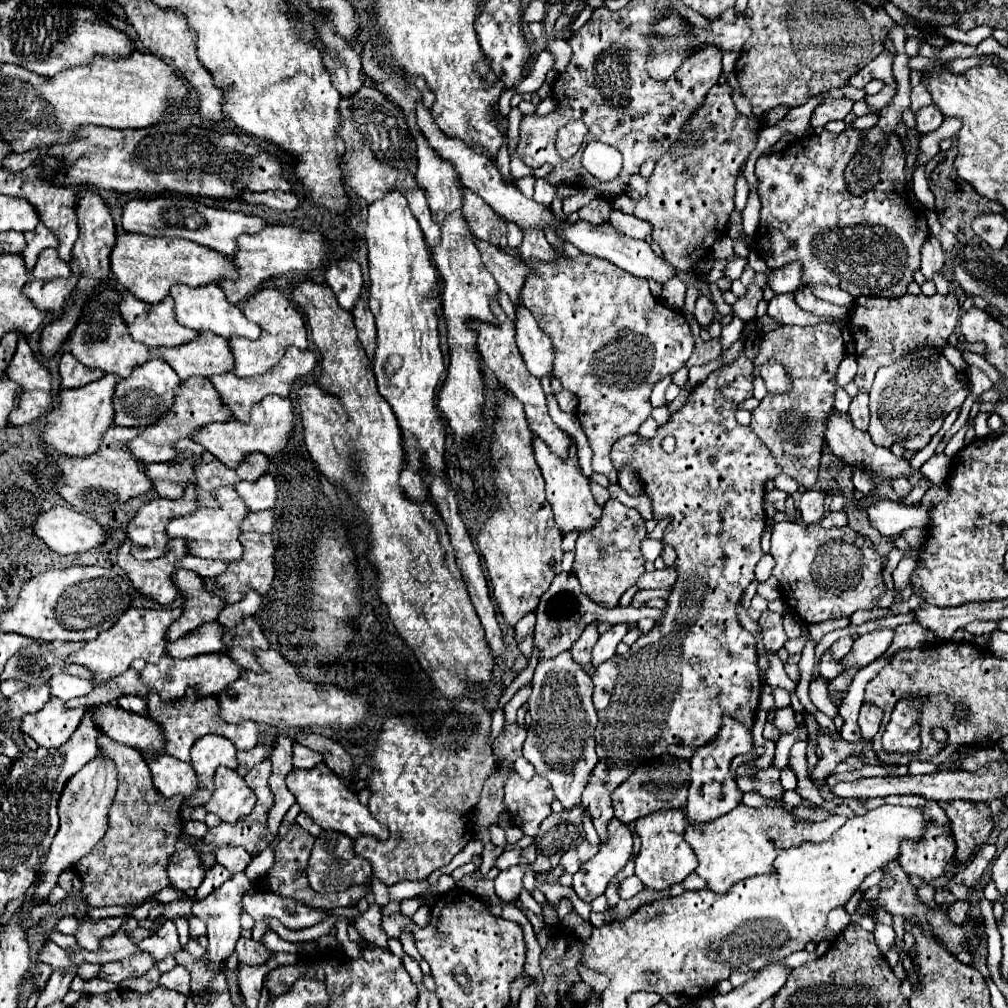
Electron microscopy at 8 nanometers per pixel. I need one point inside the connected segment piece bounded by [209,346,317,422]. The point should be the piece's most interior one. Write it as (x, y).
(240, 393)

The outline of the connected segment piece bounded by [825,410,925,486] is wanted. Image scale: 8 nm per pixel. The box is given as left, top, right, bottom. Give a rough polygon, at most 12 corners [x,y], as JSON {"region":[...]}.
{"region":[[831,412],[825,442],[849,466],[881,480],[925,478],[889,448],[855,430],[847,414]]}

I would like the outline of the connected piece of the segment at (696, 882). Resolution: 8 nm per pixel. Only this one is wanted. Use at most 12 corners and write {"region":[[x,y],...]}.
{"region":[[696,873],[689,875],[682,885],[694,891],[707,888],[707,882]]}

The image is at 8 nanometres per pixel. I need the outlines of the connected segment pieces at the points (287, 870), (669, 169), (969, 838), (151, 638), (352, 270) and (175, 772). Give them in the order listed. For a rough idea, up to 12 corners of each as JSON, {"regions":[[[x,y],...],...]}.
{"regions":[[[293,824],[263,884],[301,902],[315,898],[307,860],[315,836]],[[715,84],[663,154],[647,196],[613,208],[653,224],[693,272],[727,232],[735,182],[767,116]],[[939,802],[951,820],[957,862],[991,834],[985,802]],[[129,608],[69,662],[95,682],[123,674],[135,658],[161,674],[171,666],[167,628],[181,608]],[[331,262],[325,272],[337,302],[353,310],[363,288],[357,262]],[[161,754],[143,758],[165,798],[191,798],[199,778],[191,764]]]}

